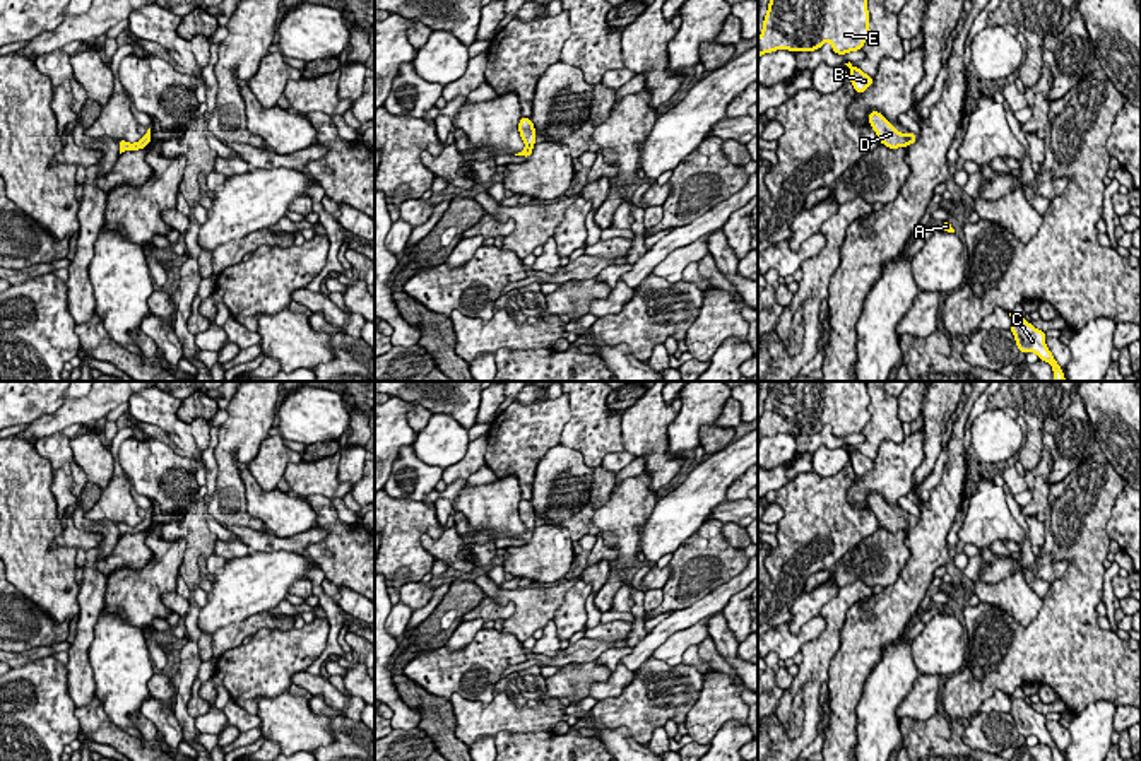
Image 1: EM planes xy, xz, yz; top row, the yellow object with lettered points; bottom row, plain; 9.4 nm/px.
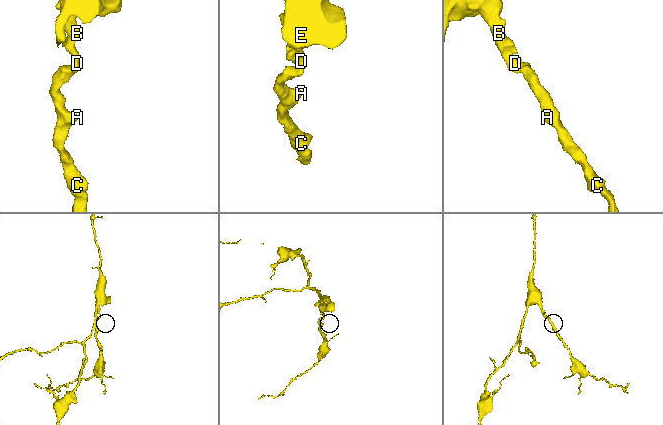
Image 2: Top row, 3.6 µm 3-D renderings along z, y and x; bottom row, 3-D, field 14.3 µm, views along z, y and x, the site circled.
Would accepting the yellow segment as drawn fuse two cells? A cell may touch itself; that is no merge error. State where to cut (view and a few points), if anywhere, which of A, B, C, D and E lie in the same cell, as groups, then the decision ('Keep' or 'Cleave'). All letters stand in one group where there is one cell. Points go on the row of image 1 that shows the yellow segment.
No split. Groups: A B C D E. Keep

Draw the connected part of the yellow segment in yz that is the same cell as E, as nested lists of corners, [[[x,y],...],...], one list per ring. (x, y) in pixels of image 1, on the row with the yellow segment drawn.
[[[770,0],[758,36],[758,58],[777,50],[816,51],[826,41],[837,55],[862,50],[871,38],[867,0]]]

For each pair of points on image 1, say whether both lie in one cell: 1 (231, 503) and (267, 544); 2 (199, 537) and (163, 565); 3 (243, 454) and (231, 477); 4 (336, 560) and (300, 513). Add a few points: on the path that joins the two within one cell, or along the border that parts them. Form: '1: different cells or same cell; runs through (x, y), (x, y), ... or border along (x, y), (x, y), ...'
1: different cells; border along (226, 525), (245, 525), (260, 530)
2: different cells; border along (183, 515), (161, 527), (185, 541), (180, 573)
3: same cell; runs through (235, 445), (228, 450), (228, 466)
4: different cells; border along (303, 500), (315, 515), (315, 525)

